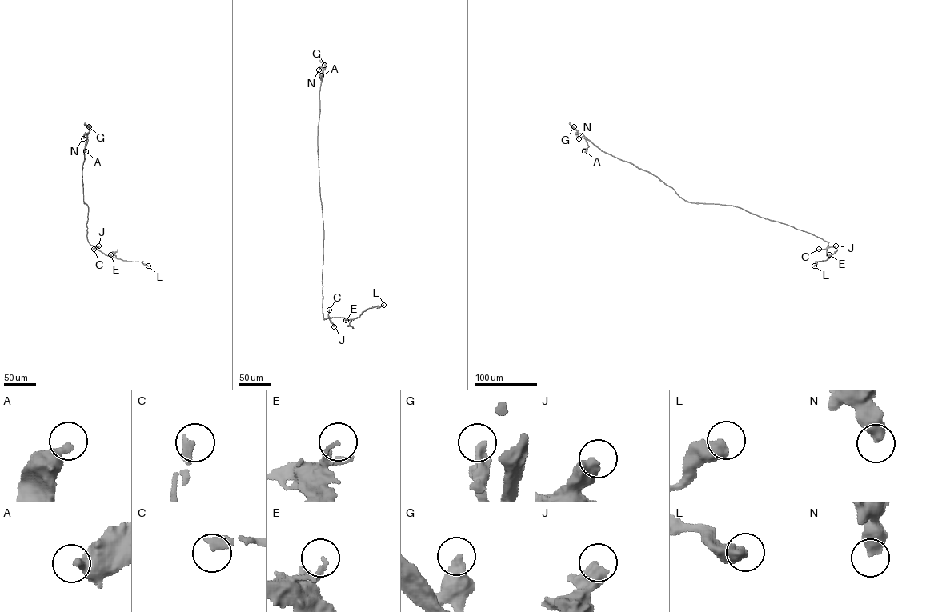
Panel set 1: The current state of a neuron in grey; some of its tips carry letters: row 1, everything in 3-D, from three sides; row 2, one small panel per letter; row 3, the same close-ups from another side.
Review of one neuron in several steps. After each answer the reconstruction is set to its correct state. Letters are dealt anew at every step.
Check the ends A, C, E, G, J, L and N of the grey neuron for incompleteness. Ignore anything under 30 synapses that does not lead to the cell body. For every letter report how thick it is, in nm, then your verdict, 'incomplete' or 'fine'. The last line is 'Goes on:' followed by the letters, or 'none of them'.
A: 440 nm thick; fine
C: 280 nm thick; incomplete
E: 140 nm thick; fine
G: 440 nm thick; fine
J: 400 nm thick; incomplete
L: 550 nm thick; fine
N: 500 nm thick; fine
Goes on: C, J

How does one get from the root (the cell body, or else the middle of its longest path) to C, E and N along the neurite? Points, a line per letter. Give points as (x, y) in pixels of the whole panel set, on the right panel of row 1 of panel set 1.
C: (725, 205), (787, 224), (827, 242), (826, 248), (819, 249)
E: (725, 205), (740, 208), (821, 238), (827, 242), (827, 255), (829, 254)
N: (725, 205), (686, 201), (657, 177), (602, 151), (583, 135), (577, 134), (579, 138)

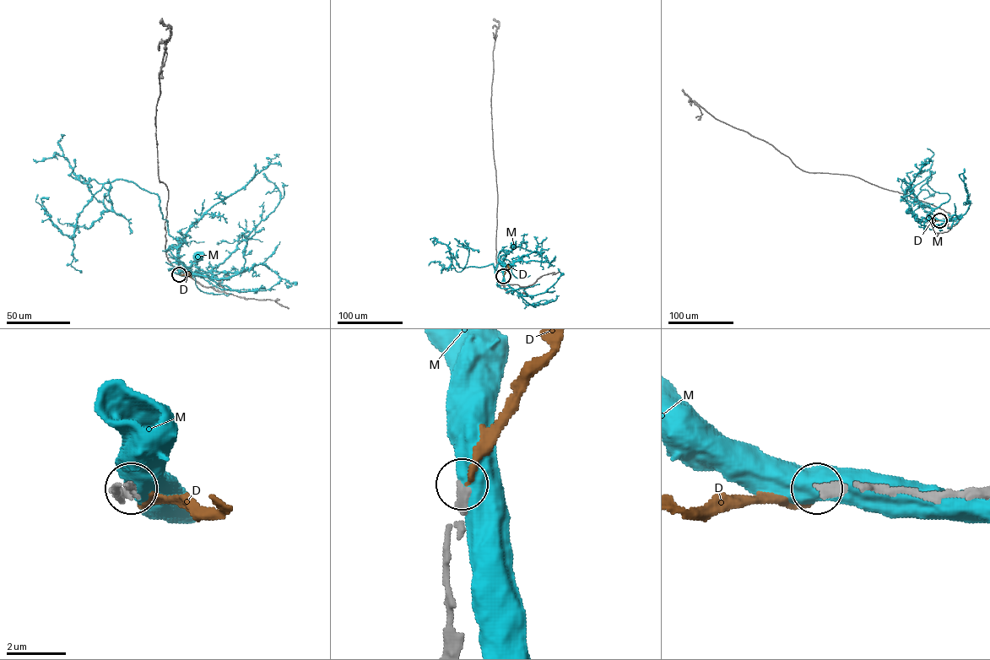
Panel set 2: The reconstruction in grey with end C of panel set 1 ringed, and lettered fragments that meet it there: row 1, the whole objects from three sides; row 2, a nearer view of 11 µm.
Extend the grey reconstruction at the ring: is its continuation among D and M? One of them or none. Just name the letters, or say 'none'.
D

